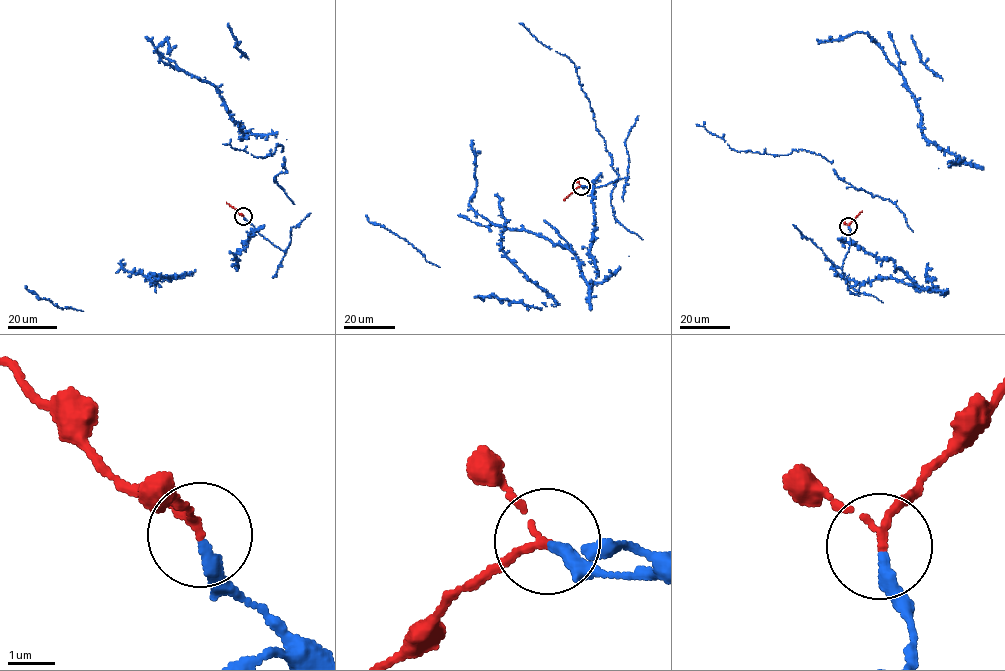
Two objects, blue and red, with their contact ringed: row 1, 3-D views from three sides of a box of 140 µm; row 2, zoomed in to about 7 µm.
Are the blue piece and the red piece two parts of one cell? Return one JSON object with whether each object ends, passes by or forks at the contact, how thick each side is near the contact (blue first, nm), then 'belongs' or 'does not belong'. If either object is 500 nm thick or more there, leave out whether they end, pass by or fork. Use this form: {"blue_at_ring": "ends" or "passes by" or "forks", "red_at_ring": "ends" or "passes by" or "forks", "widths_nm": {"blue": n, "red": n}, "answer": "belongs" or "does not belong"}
{"blue_at_ring": "ends", "red_at_ring": "passes by", "widths_nm": {"blue": 280, "red": 140}, "answer": "belongs"}

